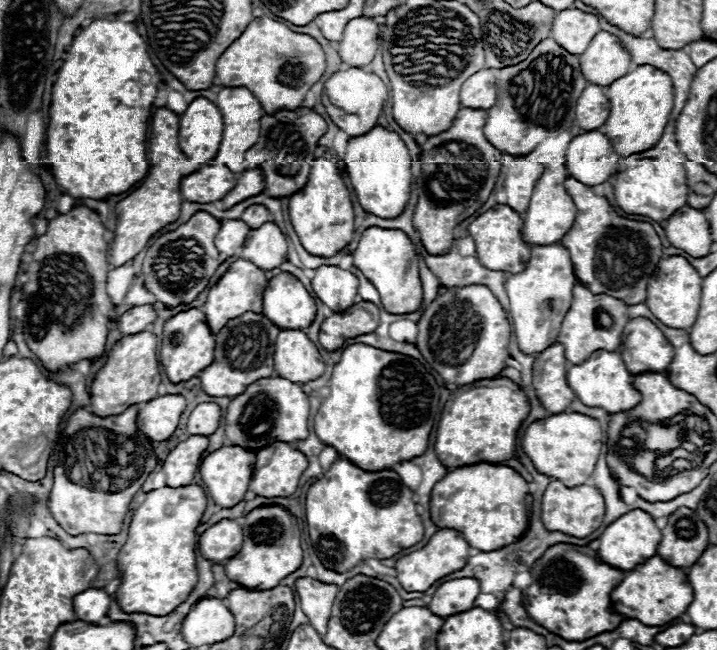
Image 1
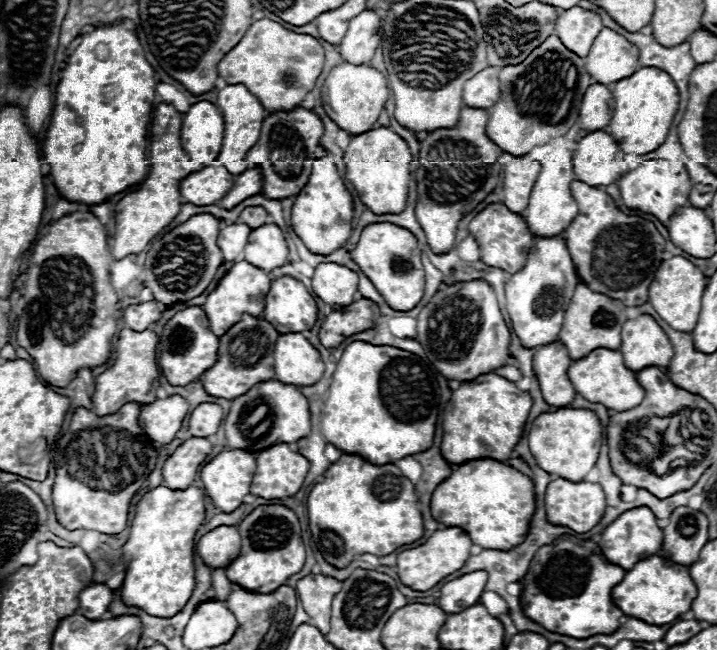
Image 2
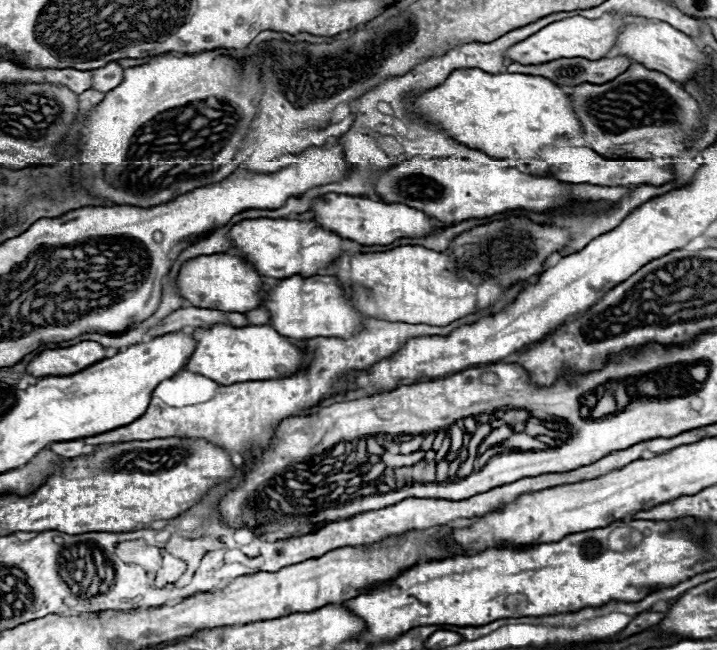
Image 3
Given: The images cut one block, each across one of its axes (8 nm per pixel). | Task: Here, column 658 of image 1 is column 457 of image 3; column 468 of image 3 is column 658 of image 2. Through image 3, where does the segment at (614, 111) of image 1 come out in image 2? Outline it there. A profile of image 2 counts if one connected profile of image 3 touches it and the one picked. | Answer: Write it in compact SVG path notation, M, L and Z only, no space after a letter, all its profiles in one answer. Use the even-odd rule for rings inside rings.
M640 68L630 78L618 80L612 86L614 114L610 124L604 128L622 146L624 154L644 156L654 152L664 140L672 126L678 110L678 88L674 80L658 68Z

